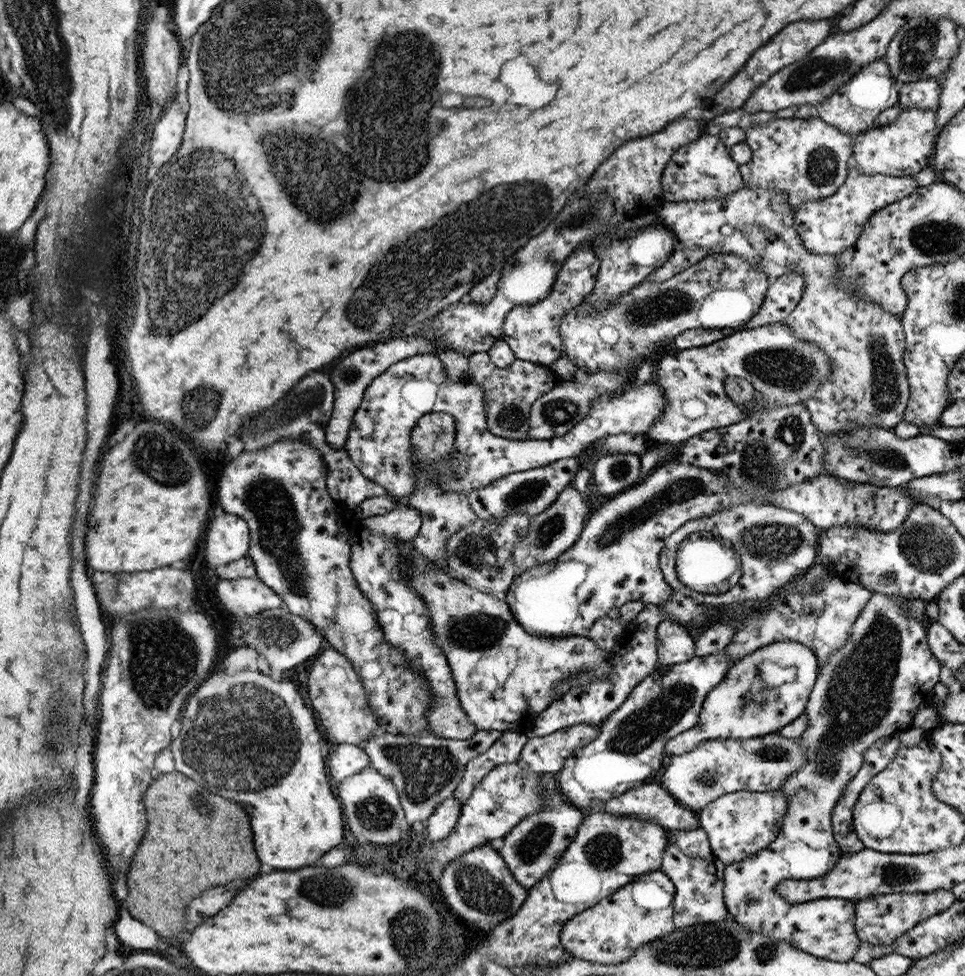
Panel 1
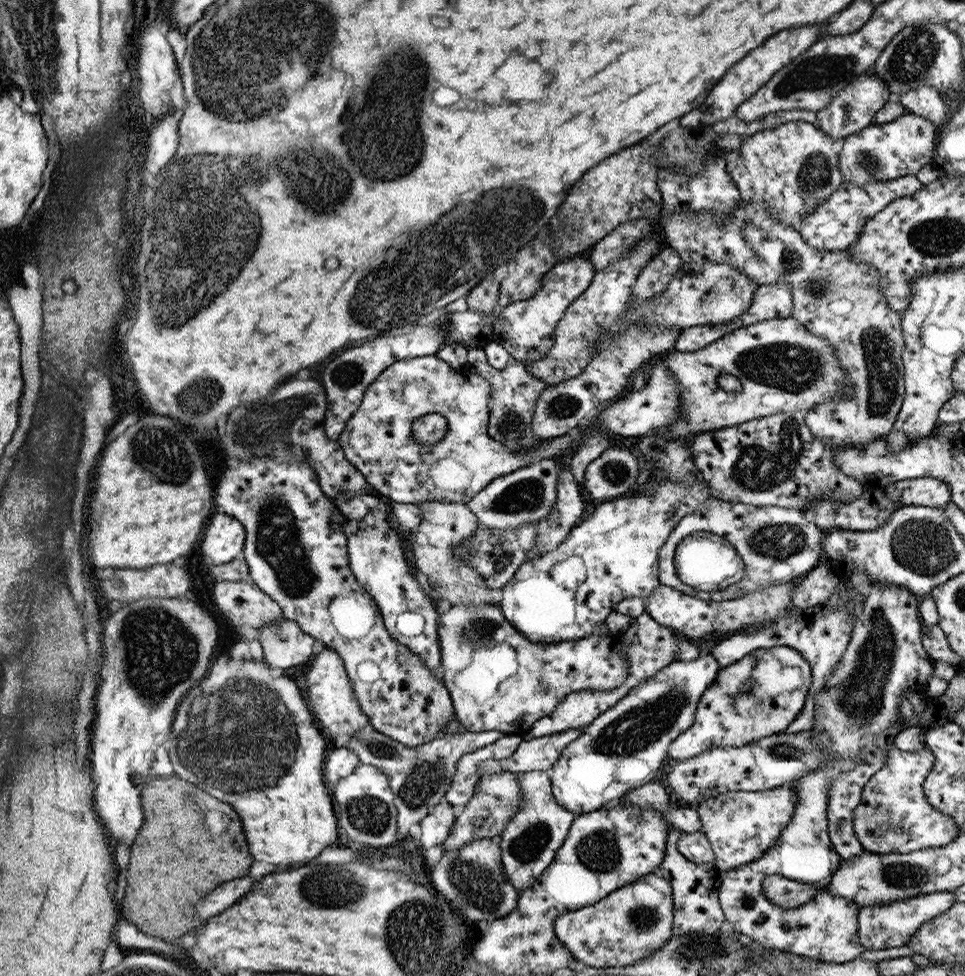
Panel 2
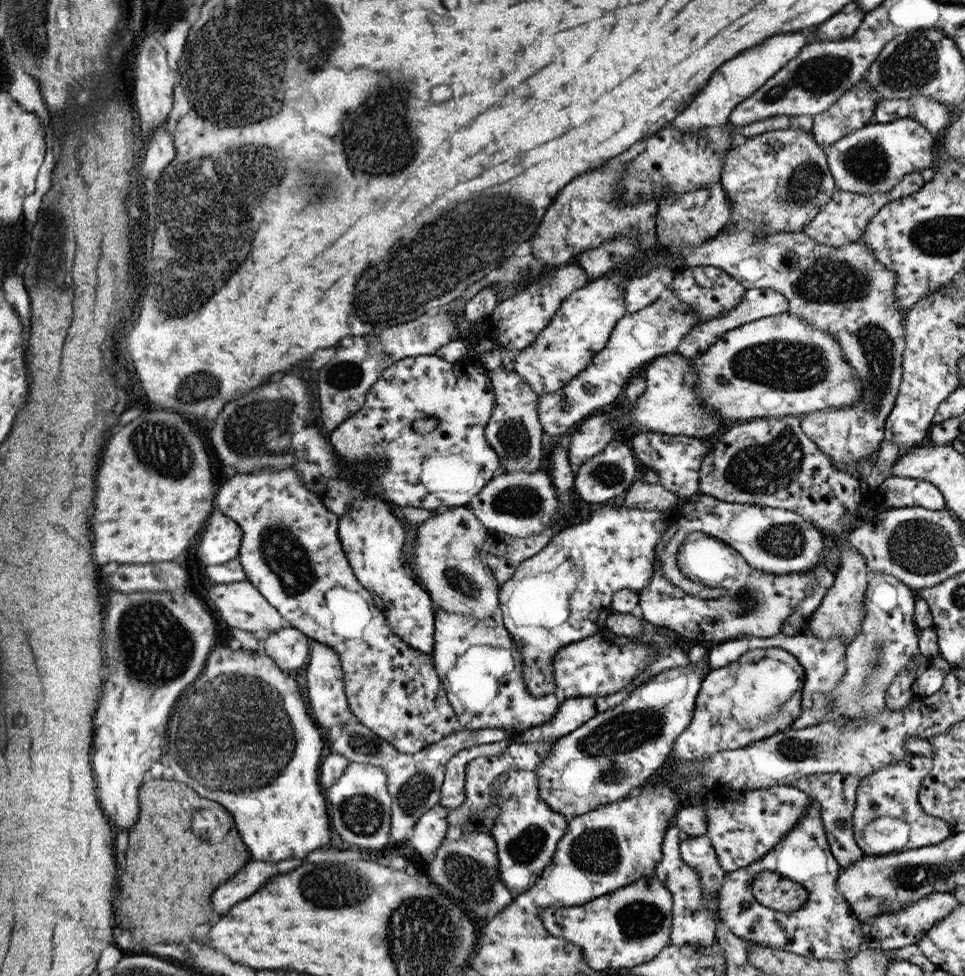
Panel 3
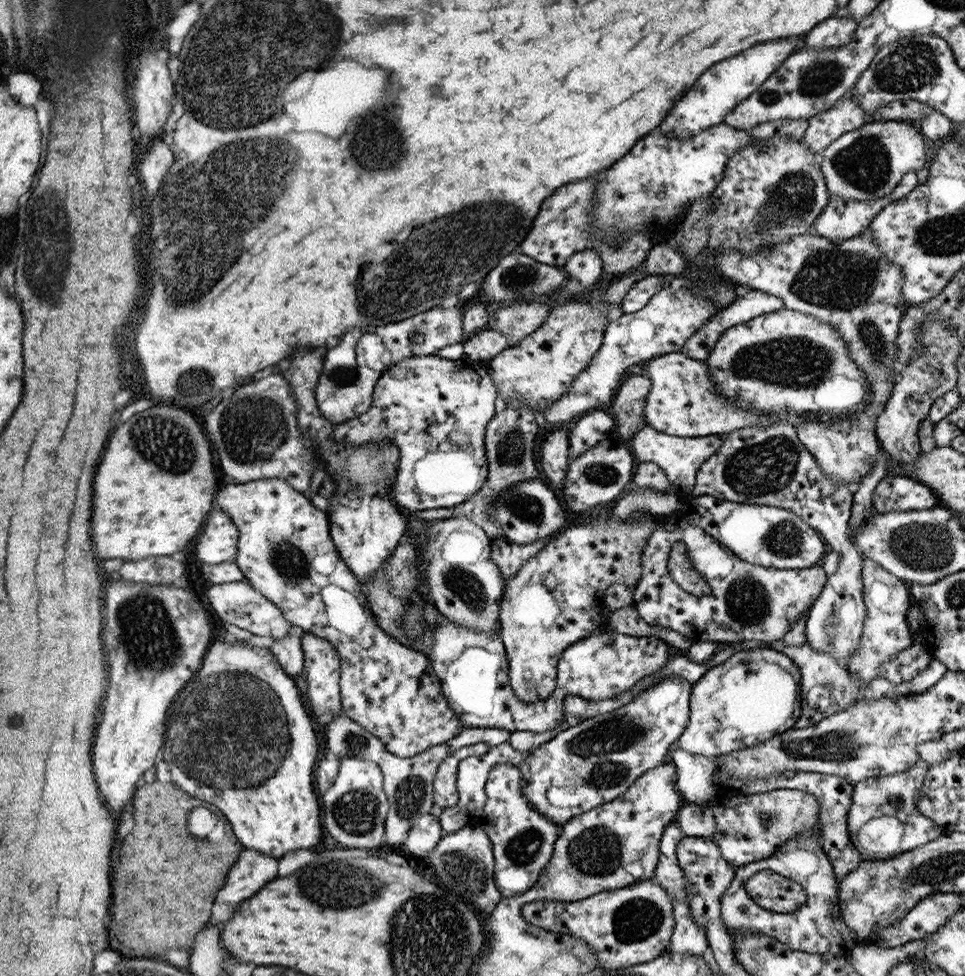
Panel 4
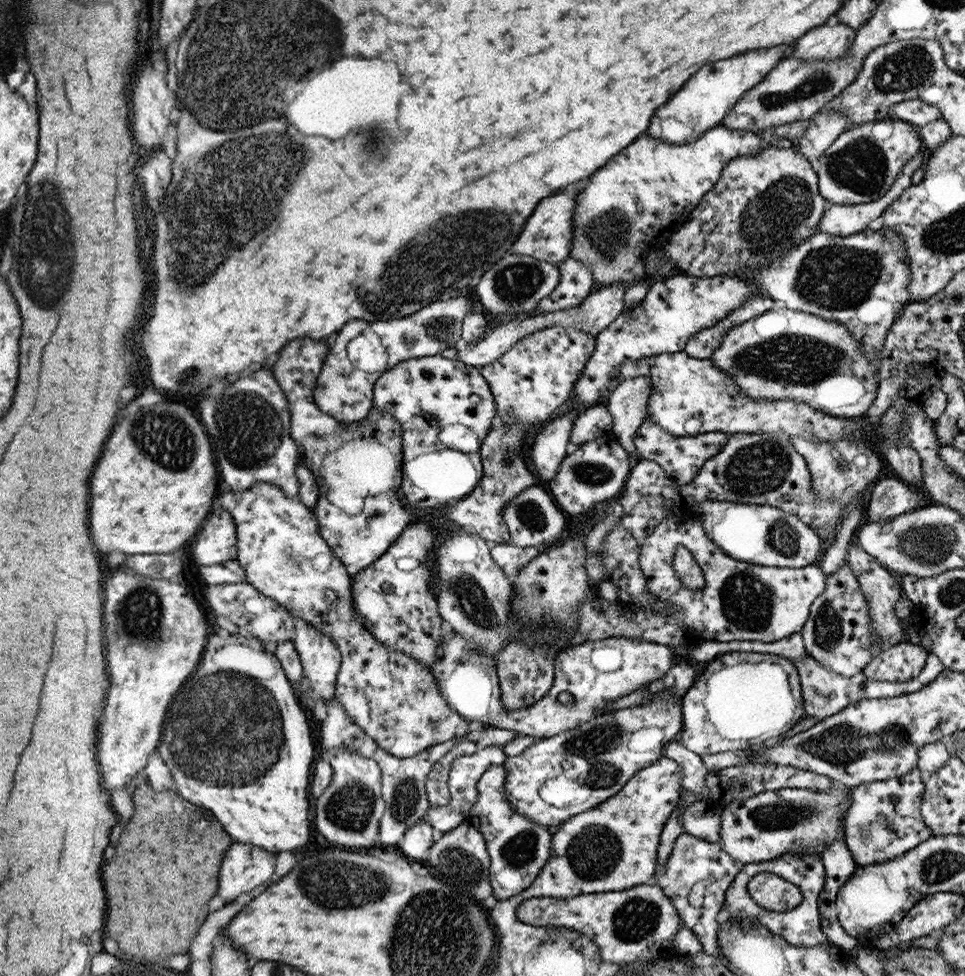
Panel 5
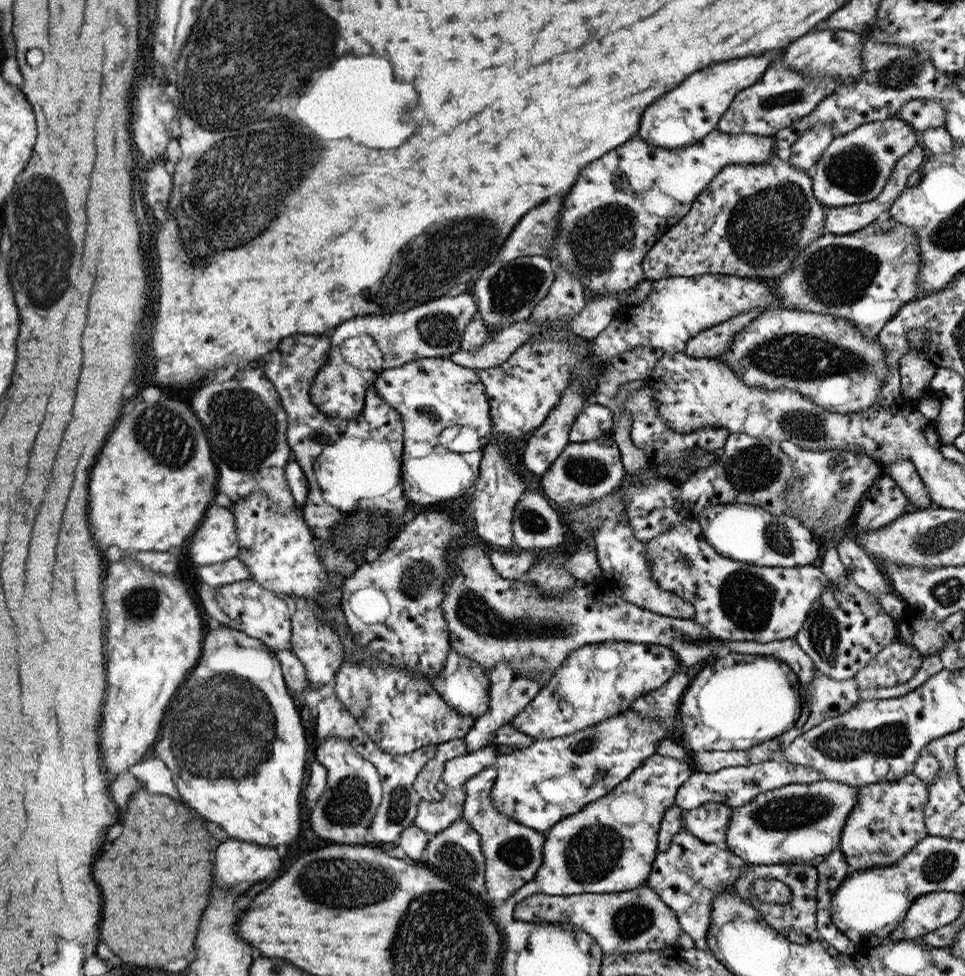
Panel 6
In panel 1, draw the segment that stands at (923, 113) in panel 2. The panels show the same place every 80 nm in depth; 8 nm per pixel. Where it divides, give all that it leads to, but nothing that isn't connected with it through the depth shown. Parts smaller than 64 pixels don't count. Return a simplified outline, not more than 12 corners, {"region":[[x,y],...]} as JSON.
{"region":[[934,79],[899,87],[898,103],[939,108],[941,84]]}

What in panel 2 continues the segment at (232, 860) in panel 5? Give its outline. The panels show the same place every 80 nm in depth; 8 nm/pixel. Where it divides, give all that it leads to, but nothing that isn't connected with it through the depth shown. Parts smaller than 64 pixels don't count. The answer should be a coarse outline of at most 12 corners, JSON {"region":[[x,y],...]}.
{"region":[[252,874],[212,890],[198,906],[200,918],[222,914],[254,886]]}

